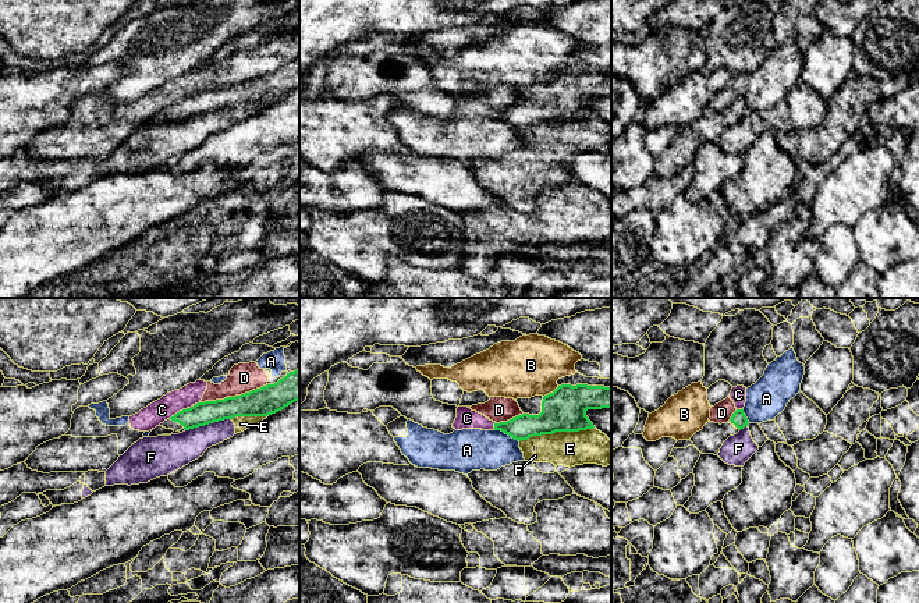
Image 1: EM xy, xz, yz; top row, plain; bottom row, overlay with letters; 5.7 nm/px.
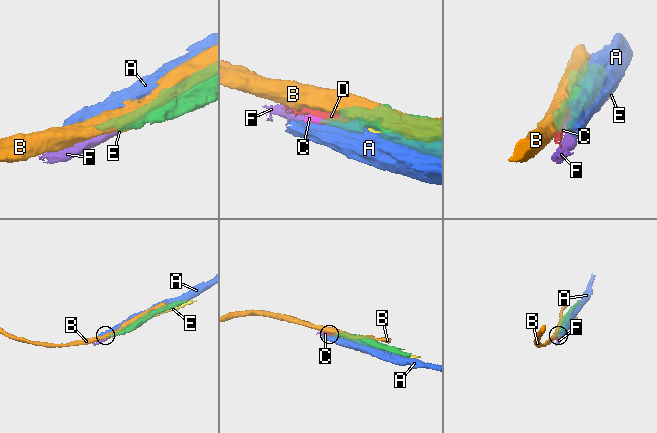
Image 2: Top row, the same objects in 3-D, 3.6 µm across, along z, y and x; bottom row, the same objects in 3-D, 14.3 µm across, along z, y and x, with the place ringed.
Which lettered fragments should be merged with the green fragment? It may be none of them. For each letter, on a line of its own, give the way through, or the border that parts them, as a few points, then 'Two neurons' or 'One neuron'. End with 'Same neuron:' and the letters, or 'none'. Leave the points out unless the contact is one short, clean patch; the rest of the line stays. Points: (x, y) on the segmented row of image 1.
A: Two neurons
B: Two neurons
C: Boundary: xy (191, 405), (169, 418). Two neurons
D: Two neurons
E: Two neurons
F: Boundary: xy (230, 418), (185, 431). Two neurons
Same neuron: none

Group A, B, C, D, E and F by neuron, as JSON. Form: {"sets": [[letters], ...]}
{"sets": [["A", "C", "D"], ["B"], ["E", "F"]]}

